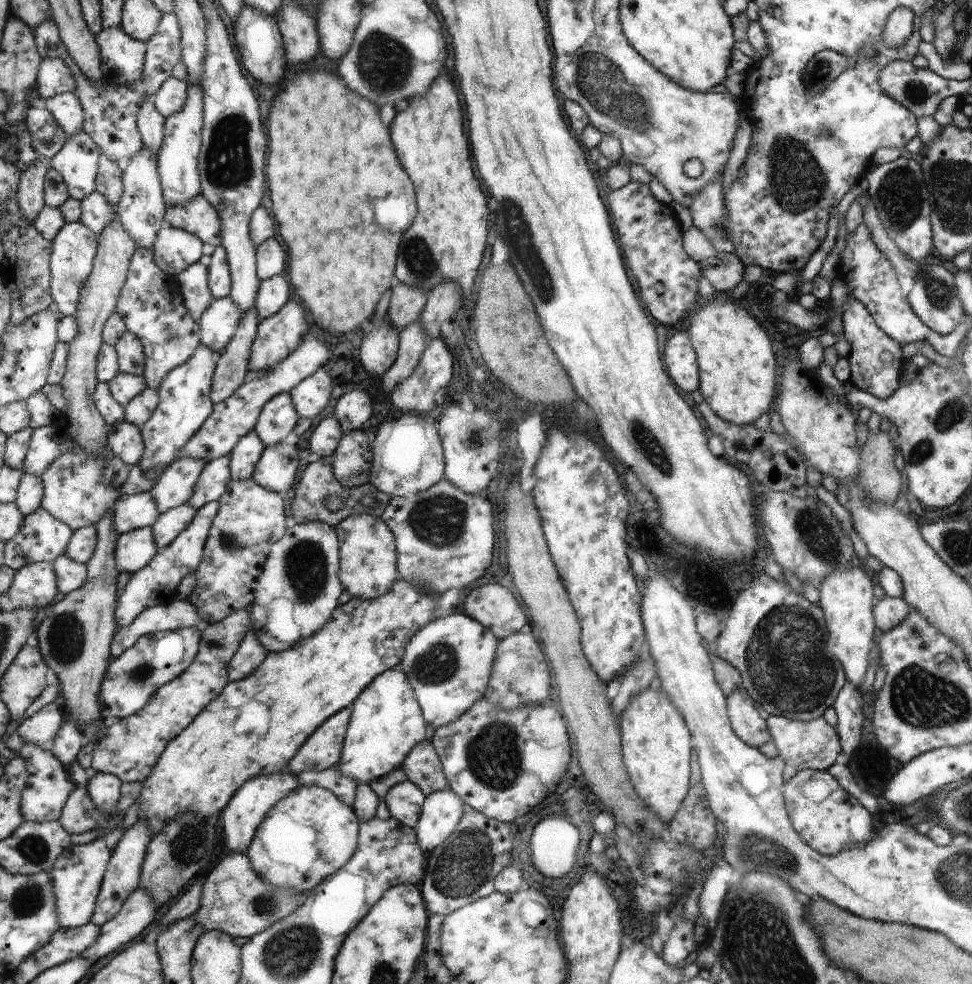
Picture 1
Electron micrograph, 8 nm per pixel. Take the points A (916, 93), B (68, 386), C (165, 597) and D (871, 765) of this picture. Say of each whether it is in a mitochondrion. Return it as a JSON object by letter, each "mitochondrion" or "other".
{"A":"mitochondrion","B":"other","C":"other","D":"other"}

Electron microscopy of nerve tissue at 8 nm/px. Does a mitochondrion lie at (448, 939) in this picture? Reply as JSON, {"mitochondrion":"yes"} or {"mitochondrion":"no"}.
{"mitochondrion":"no"}

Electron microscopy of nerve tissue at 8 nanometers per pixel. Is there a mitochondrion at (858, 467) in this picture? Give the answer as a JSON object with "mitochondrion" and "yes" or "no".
{"mitochondrion":"no"}

